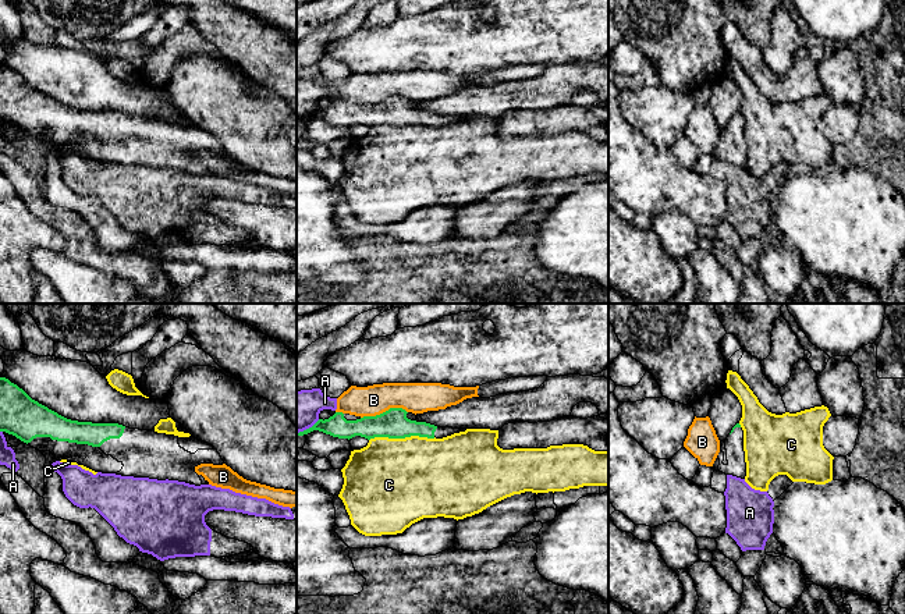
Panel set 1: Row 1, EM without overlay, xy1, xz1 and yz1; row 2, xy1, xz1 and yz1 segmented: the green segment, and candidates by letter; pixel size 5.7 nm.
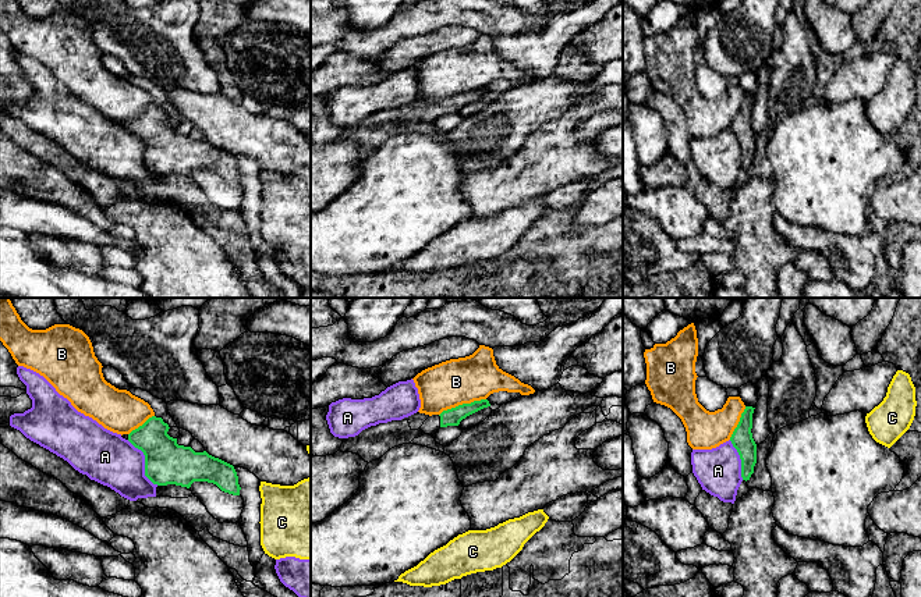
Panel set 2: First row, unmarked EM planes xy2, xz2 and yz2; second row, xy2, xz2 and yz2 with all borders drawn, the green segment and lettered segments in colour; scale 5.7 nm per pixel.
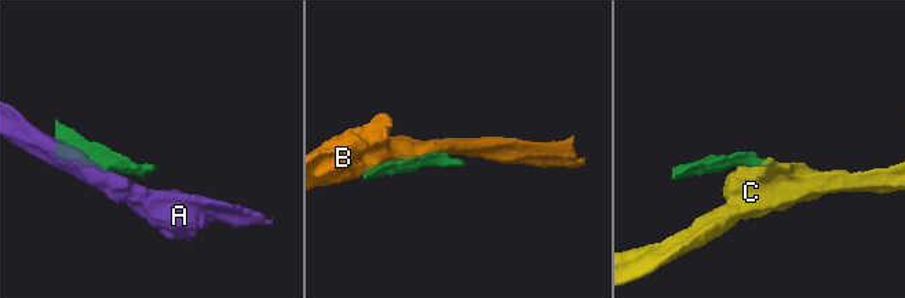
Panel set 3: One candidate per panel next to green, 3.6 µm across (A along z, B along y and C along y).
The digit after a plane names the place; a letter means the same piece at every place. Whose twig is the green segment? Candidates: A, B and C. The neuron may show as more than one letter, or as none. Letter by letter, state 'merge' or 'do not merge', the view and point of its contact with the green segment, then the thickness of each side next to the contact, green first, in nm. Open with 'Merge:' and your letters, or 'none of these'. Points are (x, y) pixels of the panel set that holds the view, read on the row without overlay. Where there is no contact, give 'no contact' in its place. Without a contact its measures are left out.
Merge: none of these
A: do not merge; meets green in xy2 at (145, 150); 260 nm thick on the green side, 300 nm on the other
B: do not merge; meets green in xz1 at (383, 100); 170 nm thick on the green side, 180 nm on the other
C: do not merge; meets green in xz1 at (401, 126); 170 nm thick on the green side, 500 nm on the other

